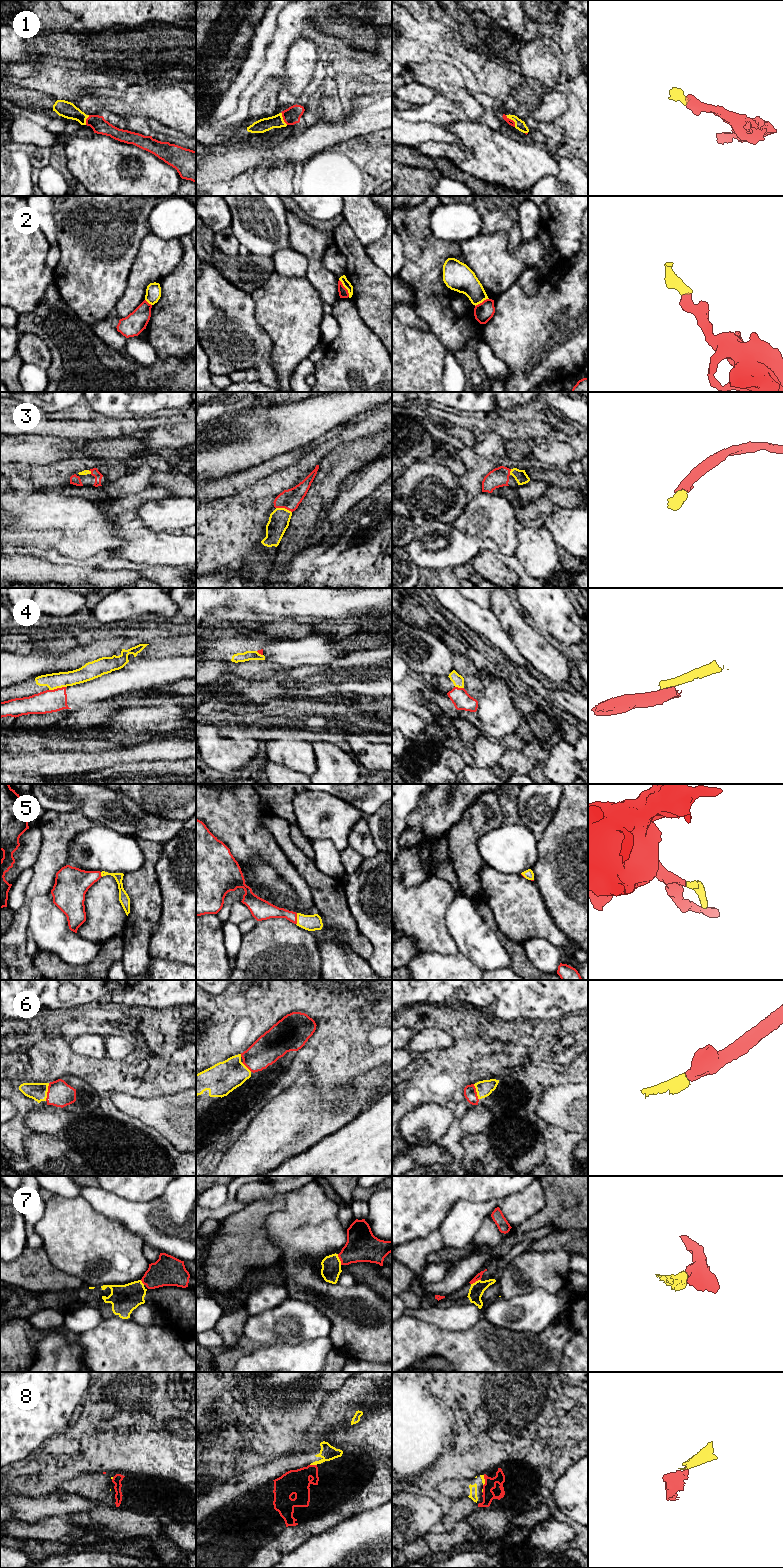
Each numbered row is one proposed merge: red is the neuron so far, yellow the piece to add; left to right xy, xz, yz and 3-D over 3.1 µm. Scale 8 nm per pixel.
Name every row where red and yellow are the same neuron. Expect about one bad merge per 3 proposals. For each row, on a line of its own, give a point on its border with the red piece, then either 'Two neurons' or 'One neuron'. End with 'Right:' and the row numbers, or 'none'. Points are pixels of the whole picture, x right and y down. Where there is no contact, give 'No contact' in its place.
1: Touches red at yz (512, 120). One neuron
2: Touches red at xz (345, 288). Two neurons
3: Touches red at xz (284, 507). One neuron
4: Touches red at xy (57, 688). Two neurons
5: Touches red at xz (296, 919). One neuron
6: Touches red at xy (47, 1092). One neuron
7: Touches red at xz (339, 1258). One neuron
8: Touches red at xz (313, 1465). One neuron
Right: 1, 3, 5, 6, 7, 8

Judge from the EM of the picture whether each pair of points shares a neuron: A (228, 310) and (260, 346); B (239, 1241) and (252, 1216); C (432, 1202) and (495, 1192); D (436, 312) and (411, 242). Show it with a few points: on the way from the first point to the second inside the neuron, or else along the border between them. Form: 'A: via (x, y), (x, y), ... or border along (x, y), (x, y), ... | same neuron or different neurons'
A: via (235, 319), (253, 337) | same neuron
B: via (241, 1235), (250, 1222) | same neuron
C: via (448, 1190), (479, 1190) | same neuron
D: via (431, 295), (431, 290), (423, 270), (423, 259) | same neuron

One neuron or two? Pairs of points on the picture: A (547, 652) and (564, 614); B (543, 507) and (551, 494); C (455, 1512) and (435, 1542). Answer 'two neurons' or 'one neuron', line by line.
A: two neurons
B: two neurons
C: two neurons

